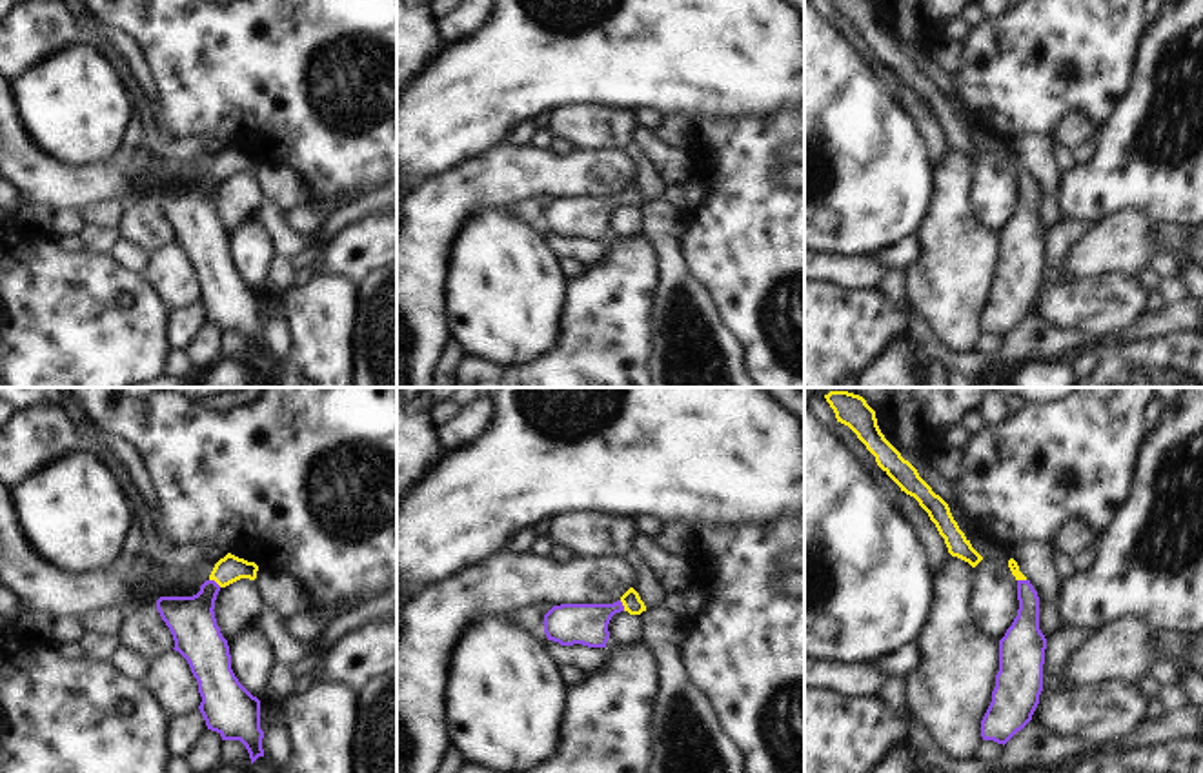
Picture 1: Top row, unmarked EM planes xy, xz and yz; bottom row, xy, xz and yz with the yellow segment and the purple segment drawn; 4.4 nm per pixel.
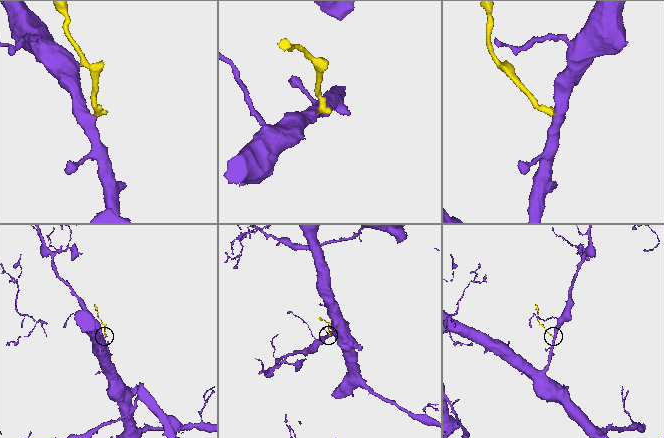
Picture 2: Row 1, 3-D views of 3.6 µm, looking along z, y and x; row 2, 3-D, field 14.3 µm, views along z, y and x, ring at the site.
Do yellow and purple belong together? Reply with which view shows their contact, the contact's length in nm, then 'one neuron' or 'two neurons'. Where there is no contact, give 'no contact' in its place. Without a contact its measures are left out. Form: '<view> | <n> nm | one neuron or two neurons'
xy | 70 nm | one neuron

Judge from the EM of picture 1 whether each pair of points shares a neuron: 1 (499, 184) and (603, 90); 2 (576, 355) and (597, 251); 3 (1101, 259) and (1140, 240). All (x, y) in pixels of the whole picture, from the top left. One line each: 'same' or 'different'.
1: different
2: different
3: same

